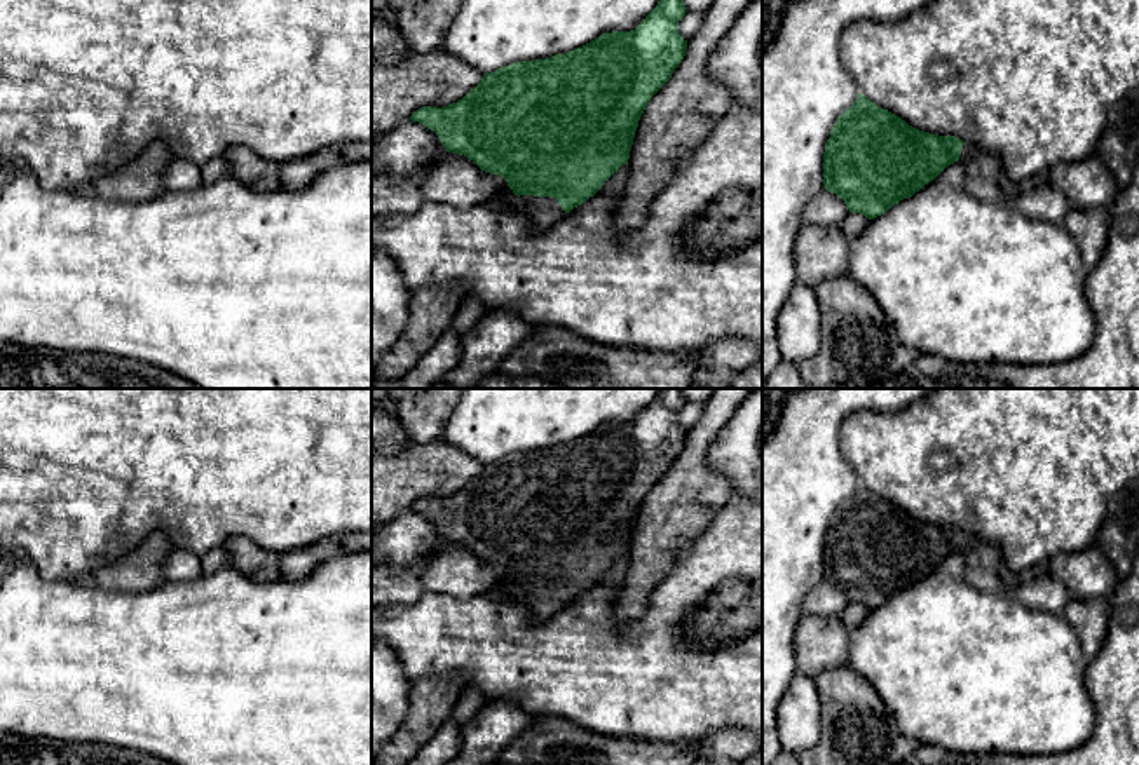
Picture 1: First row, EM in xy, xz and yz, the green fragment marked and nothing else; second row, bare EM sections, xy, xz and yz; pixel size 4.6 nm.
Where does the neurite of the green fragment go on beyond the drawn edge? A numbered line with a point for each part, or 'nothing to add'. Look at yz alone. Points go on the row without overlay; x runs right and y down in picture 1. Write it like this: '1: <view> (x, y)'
1: yz (984, 560)

